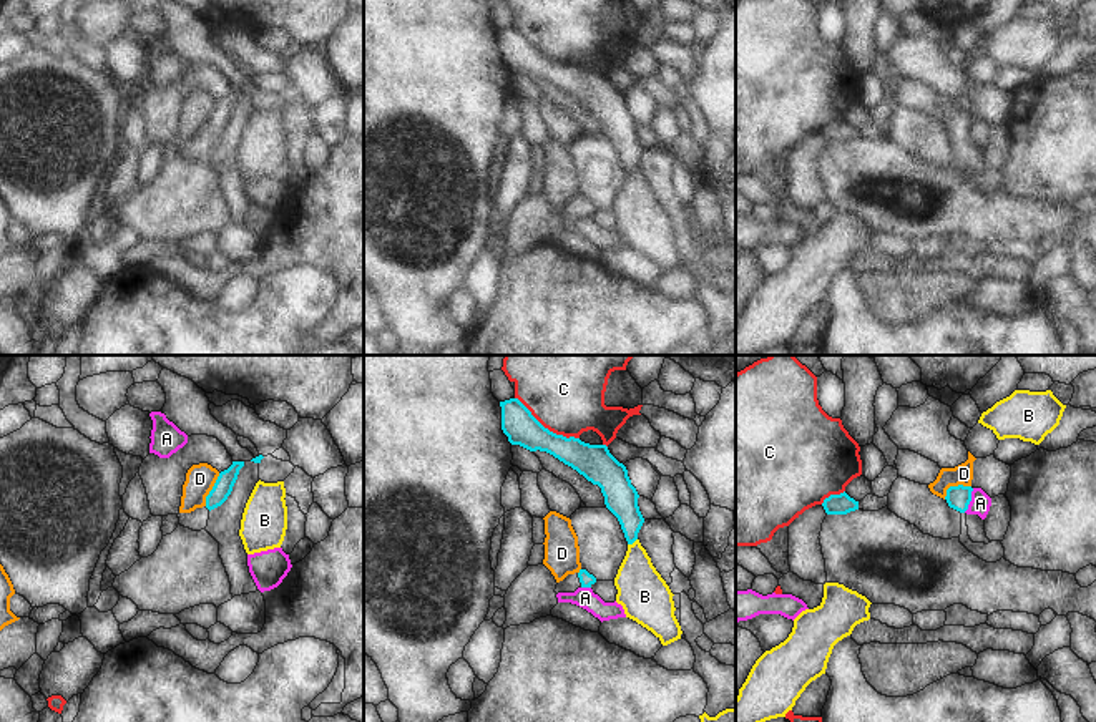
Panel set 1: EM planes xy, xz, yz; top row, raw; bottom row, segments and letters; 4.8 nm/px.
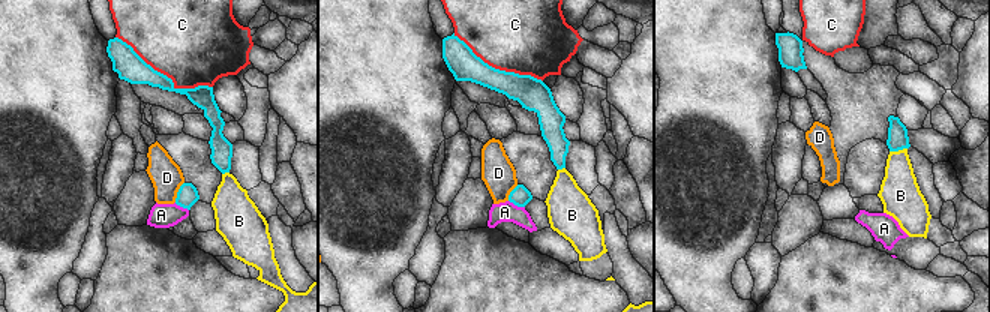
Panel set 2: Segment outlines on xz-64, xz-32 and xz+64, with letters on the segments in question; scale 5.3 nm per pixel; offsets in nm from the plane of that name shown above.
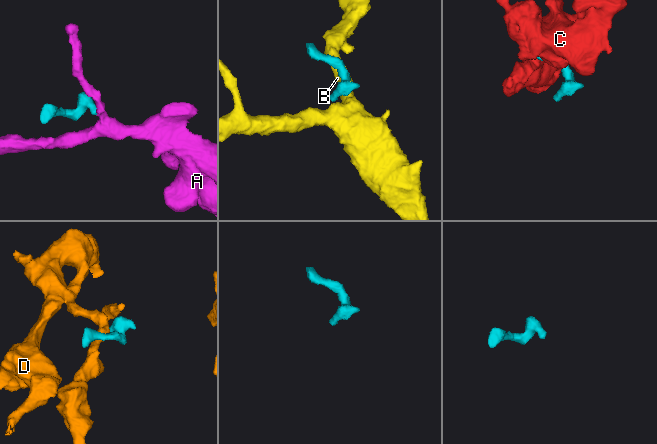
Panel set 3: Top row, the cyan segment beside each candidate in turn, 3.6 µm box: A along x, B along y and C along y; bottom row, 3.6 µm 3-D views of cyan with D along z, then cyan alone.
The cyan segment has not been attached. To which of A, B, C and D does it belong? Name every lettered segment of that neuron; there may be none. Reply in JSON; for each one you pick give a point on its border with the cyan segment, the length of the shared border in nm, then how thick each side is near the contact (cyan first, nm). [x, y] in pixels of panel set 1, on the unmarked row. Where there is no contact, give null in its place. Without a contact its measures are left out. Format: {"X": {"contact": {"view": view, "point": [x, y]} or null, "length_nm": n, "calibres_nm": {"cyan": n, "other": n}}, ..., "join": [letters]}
{"join": []}

